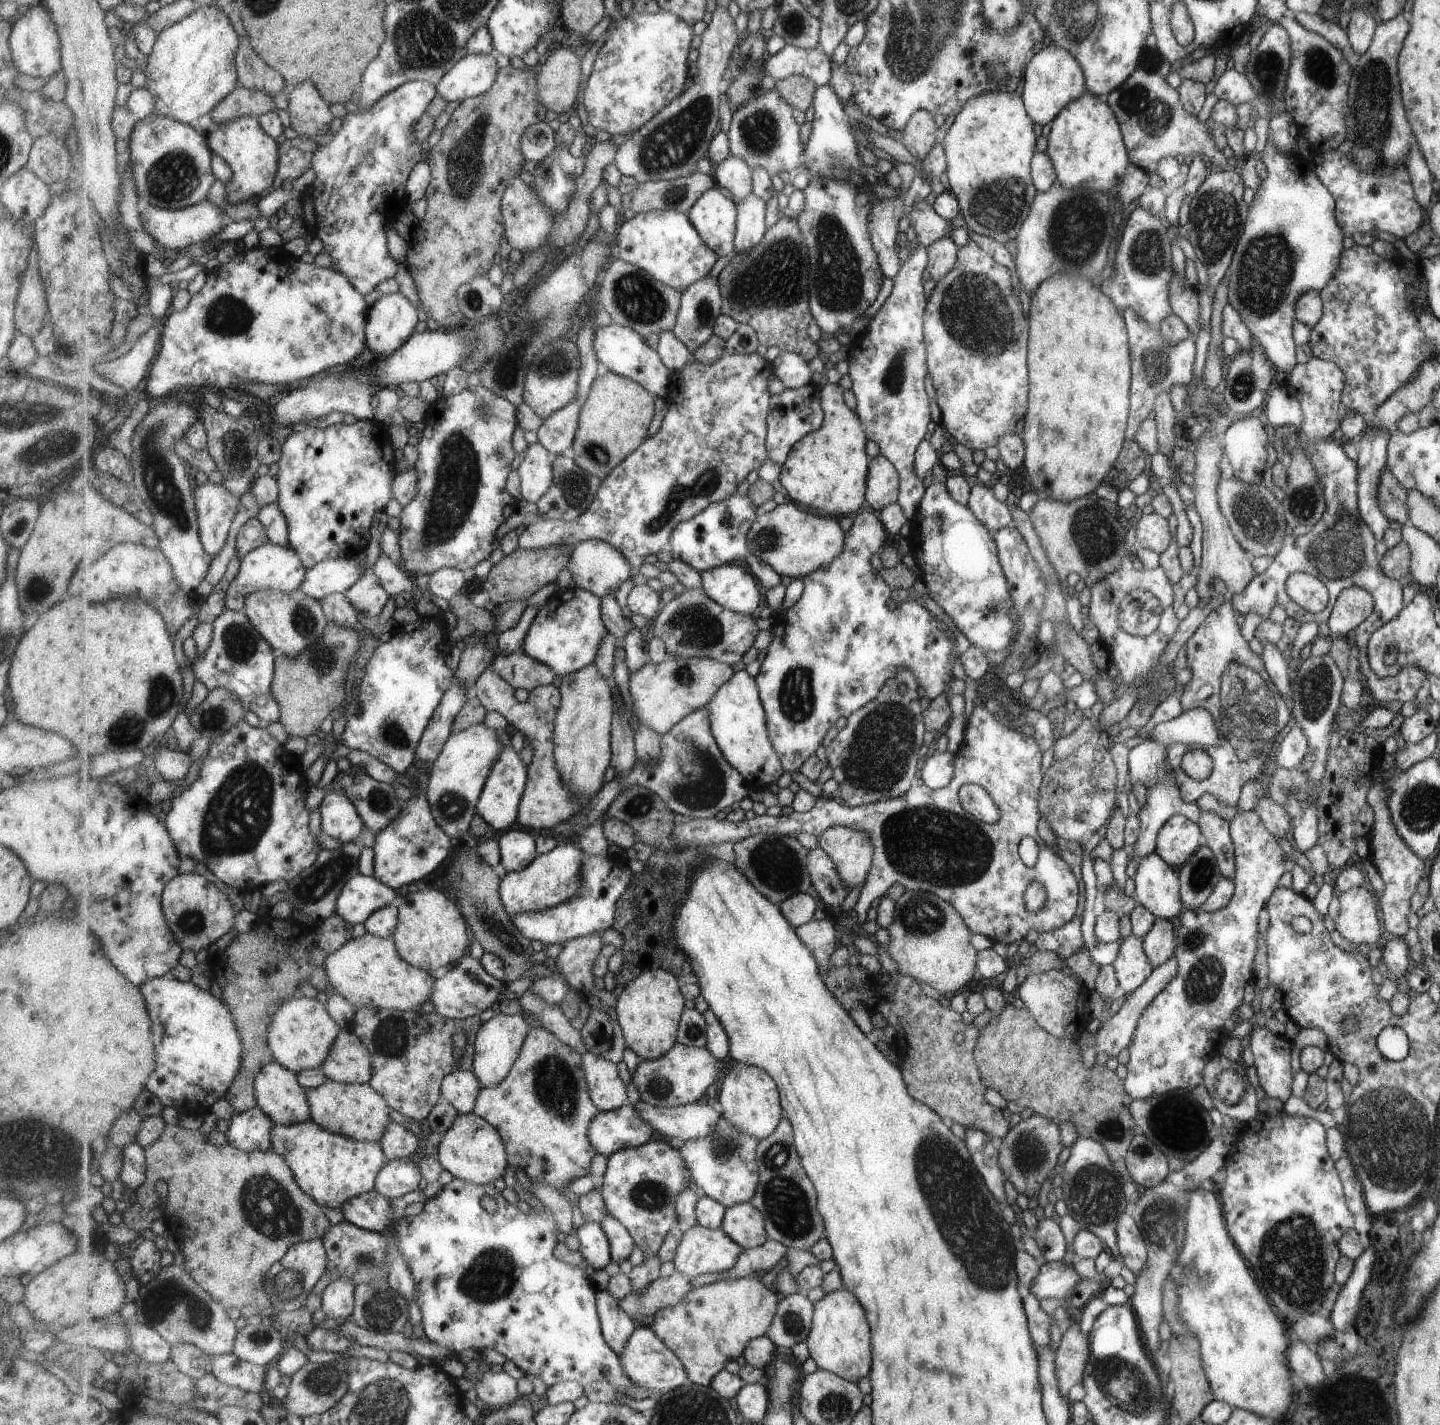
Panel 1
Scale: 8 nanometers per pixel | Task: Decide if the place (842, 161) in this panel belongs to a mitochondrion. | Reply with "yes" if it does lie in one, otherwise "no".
no

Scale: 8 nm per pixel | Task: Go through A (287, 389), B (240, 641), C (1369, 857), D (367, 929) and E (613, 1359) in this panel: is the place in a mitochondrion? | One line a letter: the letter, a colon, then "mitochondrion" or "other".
A: other
B: mitochondrion
C: other
D: other
E: other

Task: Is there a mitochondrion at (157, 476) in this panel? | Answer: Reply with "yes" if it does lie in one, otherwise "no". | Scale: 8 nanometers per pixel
yes

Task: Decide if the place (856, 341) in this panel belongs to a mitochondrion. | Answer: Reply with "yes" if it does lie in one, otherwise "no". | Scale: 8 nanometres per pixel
no

